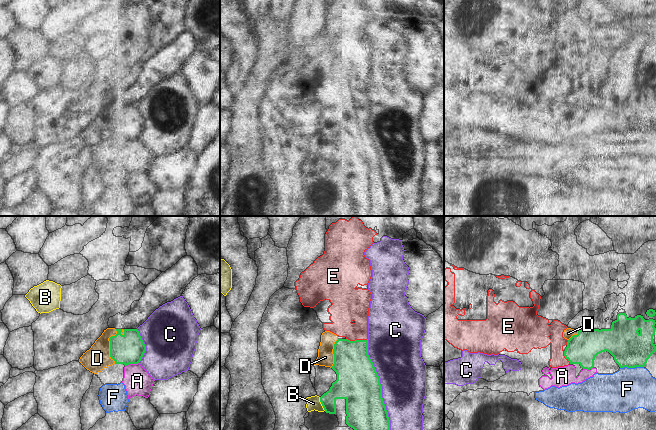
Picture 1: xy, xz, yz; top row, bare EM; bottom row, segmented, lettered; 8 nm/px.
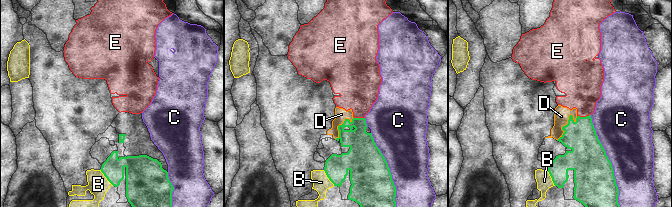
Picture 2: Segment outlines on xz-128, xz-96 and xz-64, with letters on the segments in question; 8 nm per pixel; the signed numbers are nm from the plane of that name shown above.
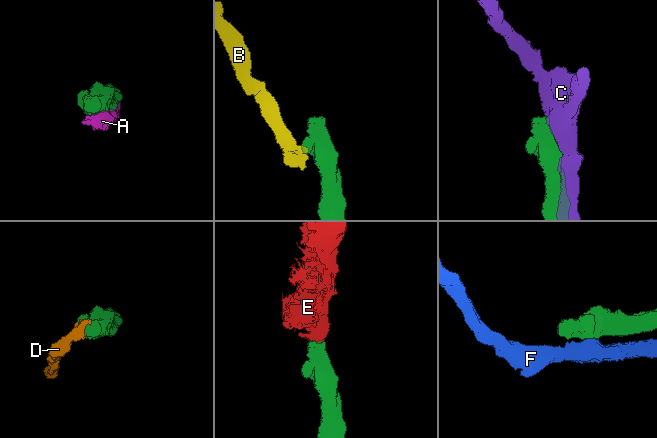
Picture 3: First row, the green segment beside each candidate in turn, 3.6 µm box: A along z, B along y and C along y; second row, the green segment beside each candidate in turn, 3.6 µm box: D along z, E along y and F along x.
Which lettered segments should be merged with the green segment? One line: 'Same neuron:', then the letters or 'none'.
Same neuron: E

